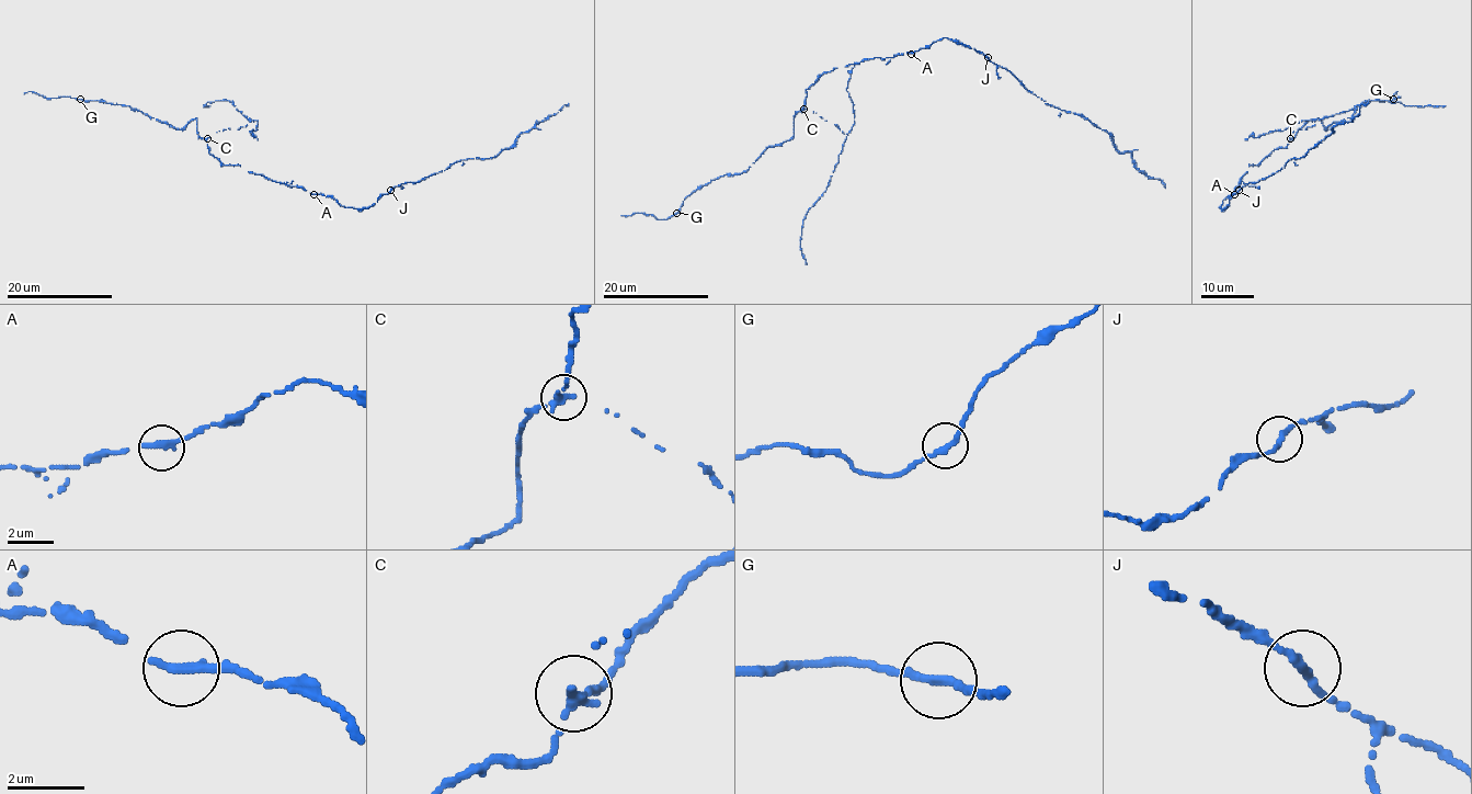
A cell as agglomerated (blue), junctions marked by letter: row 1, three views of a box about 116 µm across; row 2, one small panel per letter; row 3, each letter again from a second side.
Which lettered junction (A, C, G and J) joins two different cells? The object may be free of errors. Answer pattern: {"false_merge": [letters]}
{"false_merge": ["C"]}

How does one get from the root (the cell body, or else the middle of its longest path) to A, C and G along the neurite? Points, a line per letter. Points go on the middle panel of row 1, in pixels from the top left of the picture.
A: (887, 57), (911, 54)
C: (887, 57), (865, 58), (825, 71), (806, 90), (805, 109)
G: (887, 57), (825, 71), (806, 90), (788, 140), (769, 146), (746, 171), (694, 191), (676, 213)

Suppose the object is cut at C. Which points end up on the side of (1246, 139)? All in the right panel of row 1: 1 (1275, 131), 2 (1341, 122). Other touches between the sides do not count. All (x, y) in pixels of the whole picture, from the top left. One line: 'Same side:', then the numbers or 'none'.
Same side: 1

